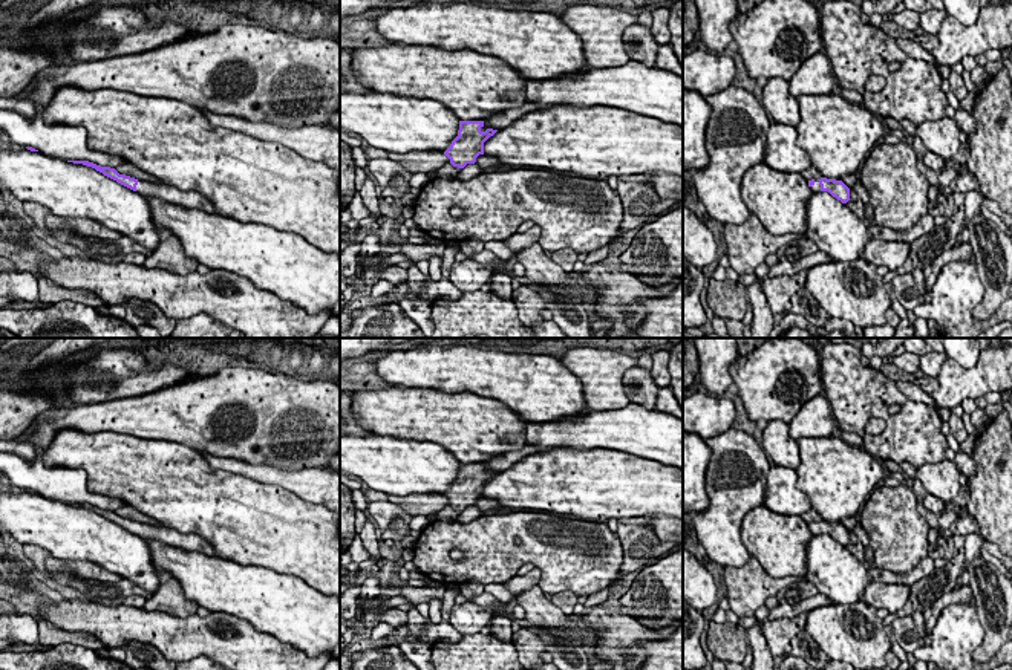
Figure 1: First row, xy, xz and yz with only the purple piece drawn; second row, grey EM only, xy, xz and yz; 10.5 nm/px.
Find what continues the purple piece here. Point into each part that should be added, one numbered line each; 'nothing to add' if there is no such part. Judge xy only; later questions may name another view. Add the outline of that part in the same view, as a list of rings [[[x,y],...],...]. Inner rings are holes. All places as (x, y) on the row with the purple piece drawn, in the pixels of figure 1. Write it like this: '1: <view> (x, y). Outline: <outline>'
1: xy (187, 199). Outline: [[[138,179],[136,193],[147,197],[159,197],[164,202],[179,205],[182,208],[199,208],[207,213],[214,213],[214,205],[198,191],[182,191],[165,184],[152,184]]]

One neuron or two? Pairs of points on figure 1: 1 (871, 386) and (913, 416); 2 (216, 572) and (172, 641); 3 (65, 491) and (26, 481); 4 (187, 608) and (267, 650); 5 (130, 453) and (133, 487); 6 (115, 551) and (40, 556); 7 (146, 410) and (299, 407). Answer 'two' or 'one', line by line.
1: one
2: two
3: one
4: two
5: one
6: two
7: one

